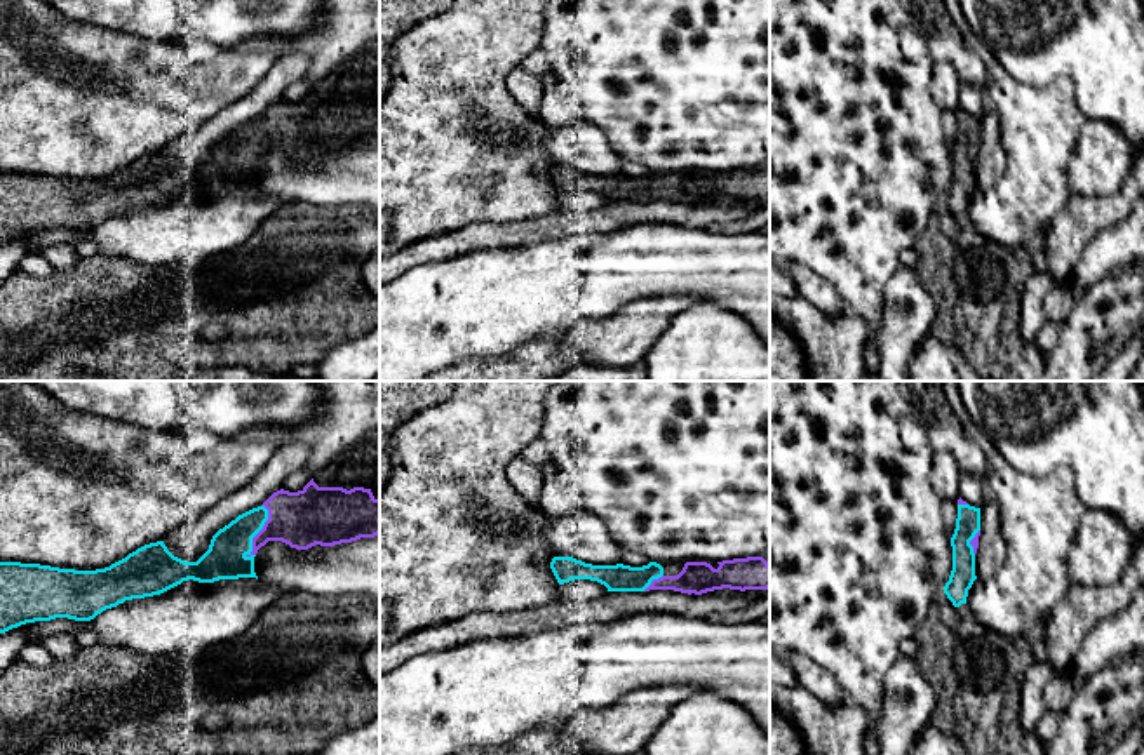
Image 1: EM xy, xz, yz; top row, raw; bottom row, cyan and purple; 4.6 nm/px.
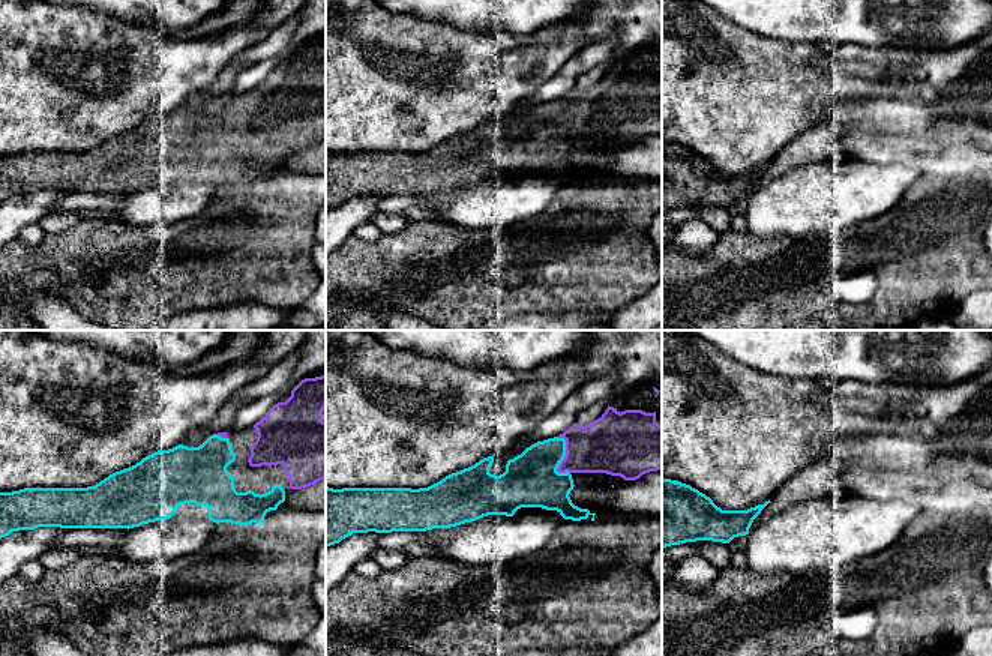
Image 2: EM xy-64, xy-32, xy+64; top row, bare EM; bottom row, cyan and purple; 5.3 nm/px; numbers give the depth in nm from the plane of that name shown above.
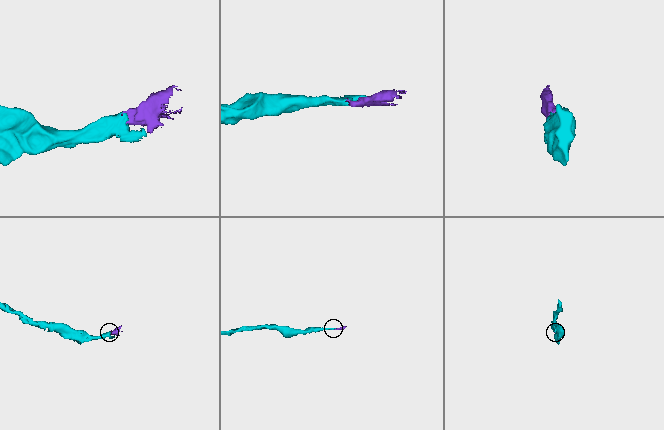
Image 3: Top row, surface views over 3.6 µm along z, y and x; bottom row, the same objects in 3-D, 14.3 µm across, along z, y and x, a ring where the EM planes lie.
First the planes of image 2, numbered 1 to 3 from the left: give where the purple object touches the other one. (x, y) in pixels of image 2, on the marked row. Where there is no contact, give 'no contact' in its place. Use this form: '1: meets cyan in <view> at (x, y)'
1: meets cyan in xy-64 at (221, 437)
2: meets cyan in xy-32 at (563, 458)
3: no contact

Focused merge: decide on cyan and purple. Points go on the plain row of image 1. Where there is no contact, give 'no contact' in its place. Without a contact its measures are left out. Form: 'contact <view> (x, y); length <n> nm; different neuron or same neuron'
contact xy (260, 140); length 260 nm; same neuron

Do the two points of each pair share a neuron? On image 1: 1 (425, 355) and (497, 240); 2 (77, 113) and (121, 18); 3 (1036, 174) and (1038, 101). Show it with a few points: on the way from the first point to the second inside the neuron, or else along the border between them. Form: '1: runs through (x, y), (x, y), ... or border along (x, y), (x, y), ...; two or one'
1: border along (531, 244), (504, 249), (474, 249), (451, 258); two
2: border along (75, 20), (155, 40); two
3: runs through (1038, 157), (1038, 119); one

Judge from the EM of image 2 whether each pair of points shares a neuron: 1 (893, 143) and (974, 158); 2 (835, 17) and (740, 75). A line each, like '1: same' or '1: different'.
1: same
2: different

